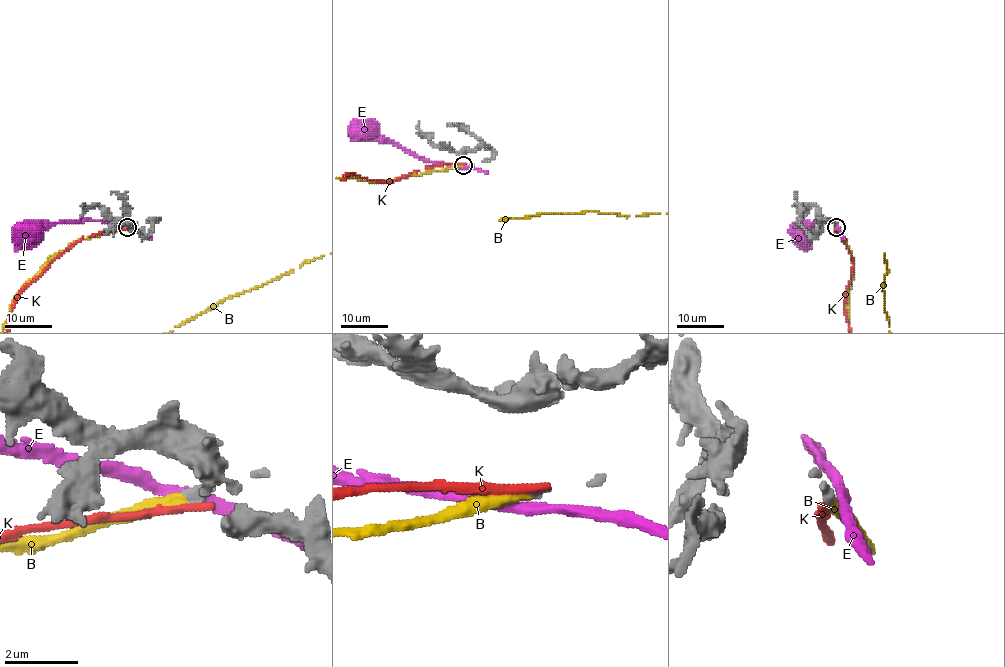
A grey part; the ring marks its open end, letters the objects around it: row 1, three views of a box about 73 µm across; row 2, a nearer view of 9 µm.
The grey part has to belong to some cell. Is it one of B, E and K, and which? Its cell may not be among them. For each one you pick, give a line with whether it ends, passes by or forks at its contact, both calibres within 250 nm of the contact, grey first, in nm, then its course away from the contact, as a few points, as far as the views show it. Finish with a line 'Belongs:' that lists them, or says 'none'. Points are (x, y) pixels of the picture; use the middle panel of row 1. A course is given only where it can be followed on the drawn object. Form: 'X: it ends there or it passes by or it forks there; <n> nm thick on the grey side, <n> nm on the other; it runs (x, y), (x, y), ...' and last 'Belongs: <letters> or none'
B: it ends there; 280 nm thick on the grey side, 400 nm on the other
Belongs: B

